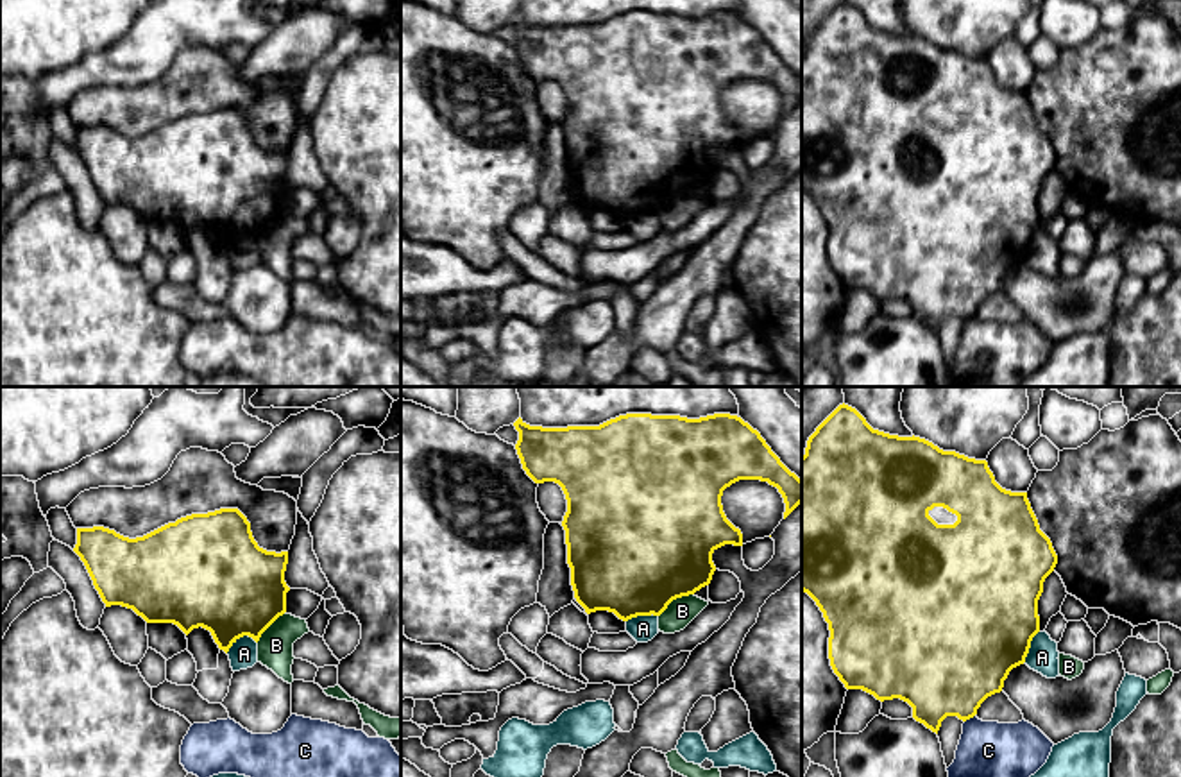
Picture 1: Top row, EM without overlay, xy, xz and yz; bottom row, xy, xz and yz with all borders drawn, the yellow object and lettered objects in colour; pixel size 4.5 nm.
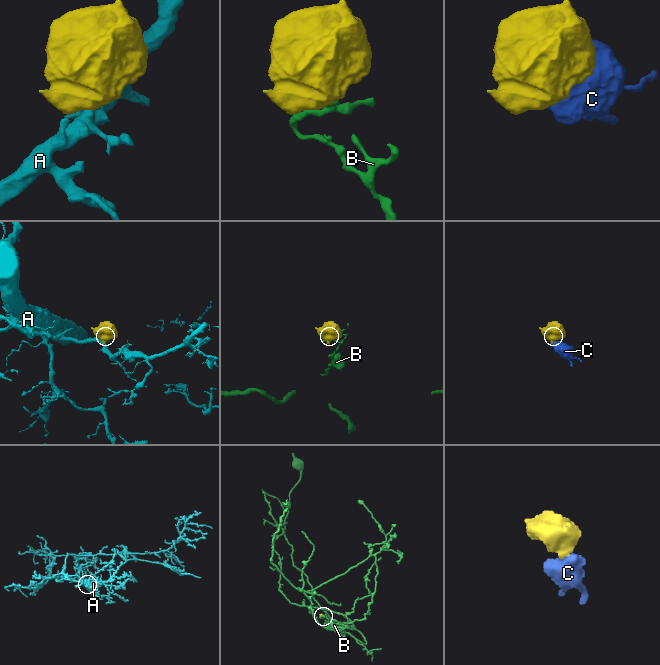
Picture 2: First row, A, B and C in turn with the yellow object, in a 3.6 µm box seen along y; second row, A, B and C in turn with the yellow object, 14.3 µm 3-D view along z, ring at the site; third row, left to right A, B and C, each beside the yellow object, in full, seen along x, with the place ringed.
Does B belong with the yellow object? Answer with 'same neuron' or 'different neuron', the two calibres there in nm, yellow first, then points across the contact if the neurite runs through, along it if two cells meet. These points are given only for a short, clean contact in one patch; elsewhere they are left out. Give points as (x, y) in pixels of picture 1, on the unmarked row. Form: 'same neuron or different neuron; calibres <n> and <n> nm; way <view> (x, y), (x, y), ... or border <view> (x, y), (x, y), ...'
different neuron; calibres 500 and 120 nm; border xz (693, 192), (677, 196), (659, 215)

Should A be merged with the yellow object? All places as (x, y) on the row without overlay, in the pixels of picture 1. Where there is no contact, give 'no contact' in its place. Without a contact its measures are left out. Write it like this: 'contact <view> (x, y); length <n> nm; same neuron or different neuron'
contact xy (240, 235); length 150 nm; different neuron

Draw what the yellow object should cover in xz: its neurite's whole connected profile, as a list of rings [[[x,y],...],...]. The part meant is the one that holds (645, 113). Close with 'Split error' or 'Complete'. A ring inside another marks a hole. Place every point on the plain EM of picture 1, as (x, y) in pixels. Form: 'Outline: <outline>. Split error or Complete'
Outline: [[[626,13],[599,25],[542,27],[521,16],[515,43],[523,68],[535,82],[555,81],[567,98],[567,163],[576,201],[587,213],[614,211],[628,220],[637,215],[660,215],[667,204],[709,184],[716,165],[712,152],[725,145],[743,145],[743,132],[725,115],[721,95],[739,79],[760,79],[784,97],[784,118],[802,102],[802,79],[771,50],[757,29],[737,14],[714,13],[700,18],[680,14]]]. Complete

